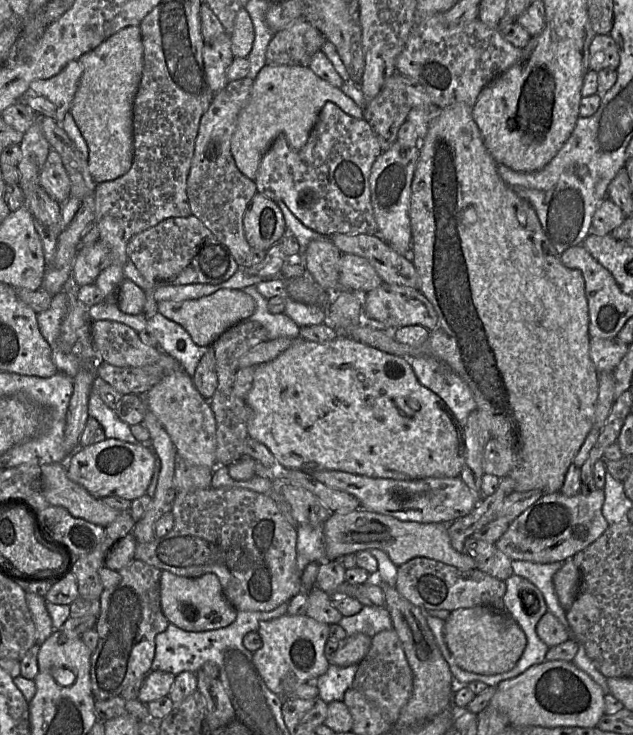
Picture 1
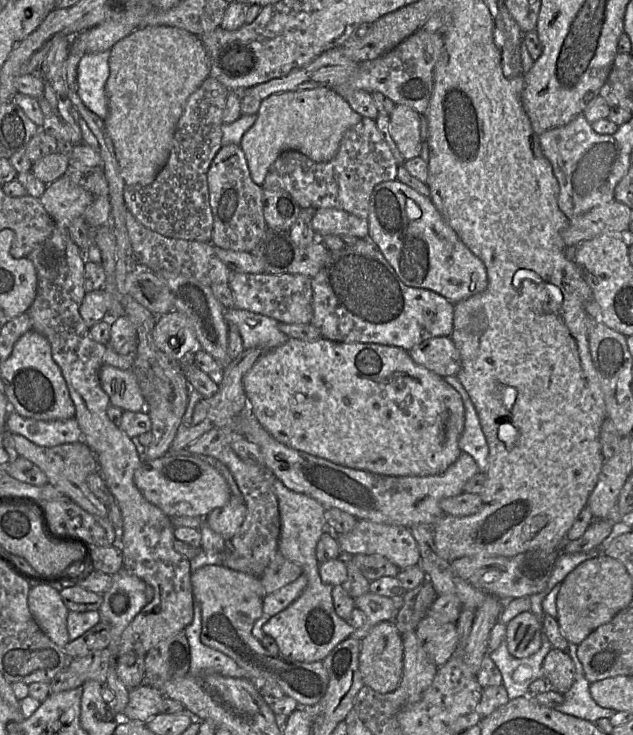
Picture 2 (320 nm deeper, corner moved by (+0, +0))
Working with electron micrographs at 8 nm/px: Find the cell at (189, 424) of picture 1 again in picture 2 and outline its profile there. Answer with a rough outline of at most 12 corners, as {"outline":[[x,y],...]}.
{"outline":[[231,493],[225,506],[205,518],[214,532],[230,542],[243,524],[243,495]]}

